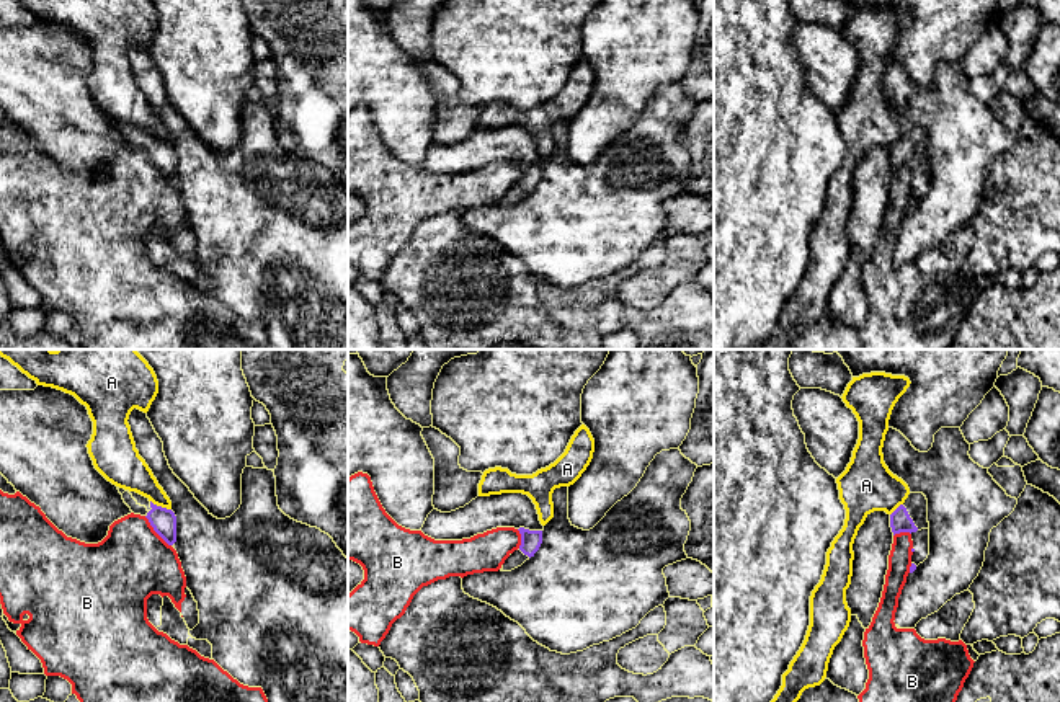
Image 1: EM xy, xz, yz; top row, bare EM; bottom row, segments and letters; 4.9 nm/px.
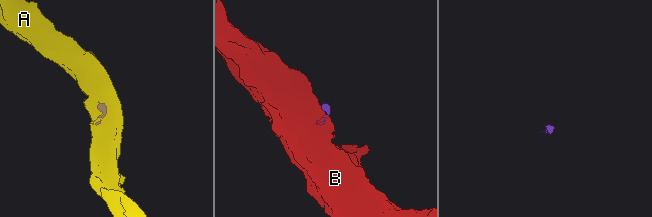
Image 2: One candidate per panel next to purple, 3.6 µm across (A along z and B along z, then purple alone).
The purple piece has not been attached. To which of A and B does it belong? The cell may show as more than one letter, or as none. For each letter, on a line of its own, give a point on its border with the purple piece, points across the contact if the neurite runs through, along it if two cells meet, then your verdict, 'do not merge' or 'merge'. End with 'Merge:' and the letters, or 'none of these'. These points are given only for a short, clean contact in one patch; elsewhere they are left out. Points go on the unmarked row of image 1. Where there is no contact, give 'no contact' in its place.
A: contact xy (160, 141); border xy (151, 134), (170, 144); do not merge
B: contact xy (155, 165); border xy (144, 151), (170, 180); do not merge
Merge: none of these

